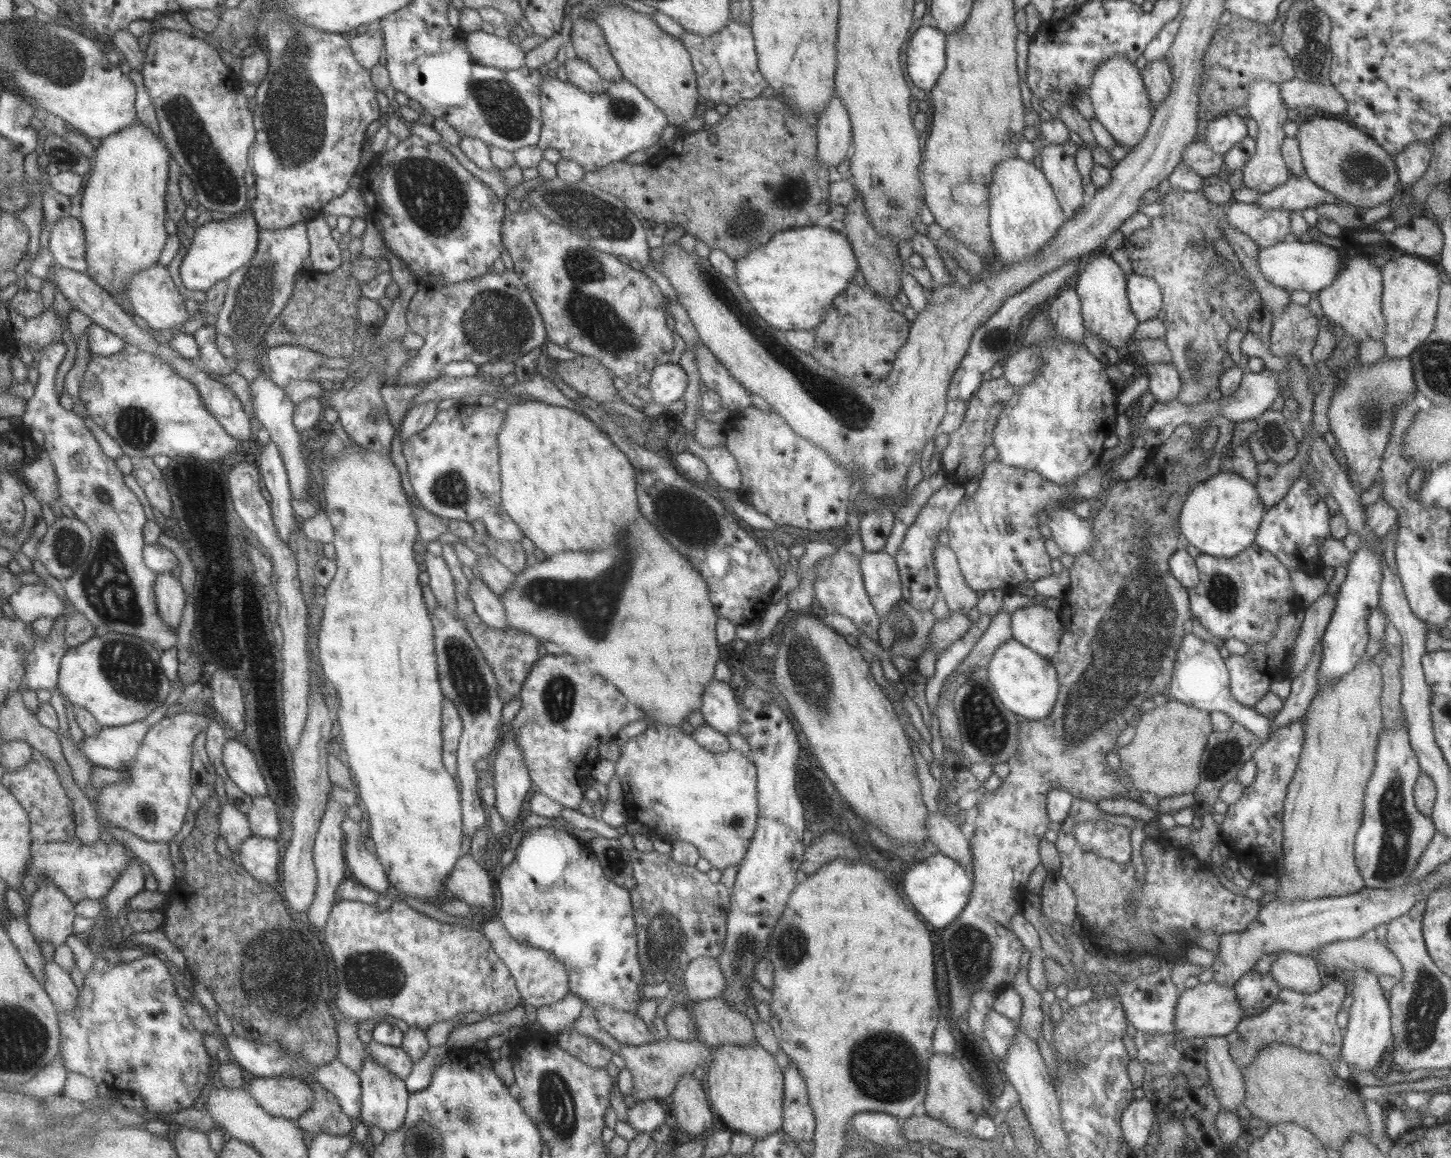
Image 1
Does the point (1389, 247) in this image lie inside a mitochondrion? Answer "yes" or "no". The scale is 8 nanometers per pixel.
no

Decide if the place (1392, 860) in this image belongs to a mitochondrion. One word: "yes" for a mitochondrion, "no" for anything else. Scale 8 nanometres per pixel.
yes

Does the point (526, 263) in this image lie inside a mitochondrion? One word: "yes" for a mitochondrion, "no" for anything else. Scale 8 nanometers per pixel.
no

